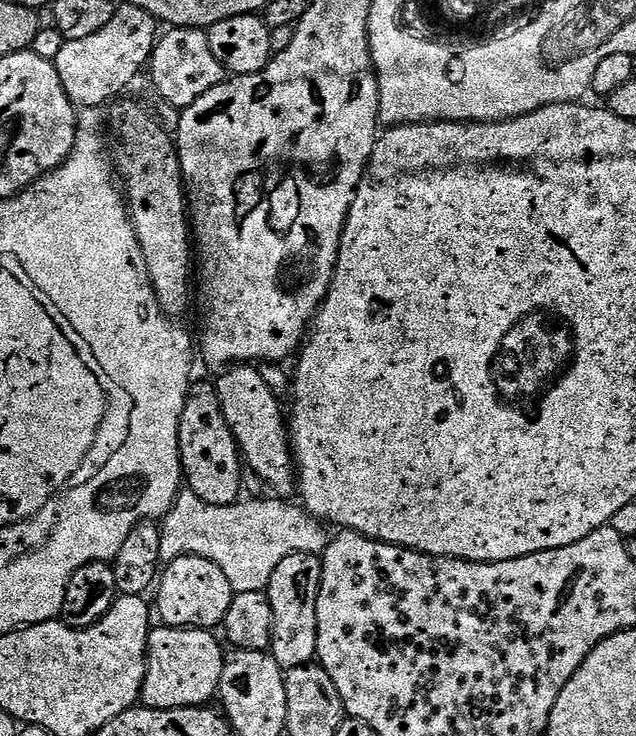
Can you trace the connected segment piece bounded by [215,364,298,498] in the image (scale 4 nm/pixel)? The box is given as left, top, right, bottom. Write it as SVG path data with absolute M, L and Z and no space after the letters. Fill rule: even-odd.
M238 364L221 371L219 376L215 386L220 409L241 450L243 463L249 469L252 467L276 491L273 493L277 497L291 497L291 492L293 495L298 488L298 465L294 459L286 408L280 405L283 404L281 397L270 390L259 367Z

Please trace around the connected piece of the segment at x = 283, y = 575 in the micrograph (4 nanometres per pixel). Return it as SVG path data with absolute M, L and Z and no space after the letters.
M290 554L270 574L266 595L272 613L272 646L270 654L282 669L297 668L316 660L318 646L318 594L322 586L322 559L314 554Z

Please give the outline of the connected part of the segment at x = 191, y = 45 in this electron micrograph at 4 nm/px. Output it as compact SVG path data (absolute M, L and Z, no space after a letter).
M173 28L156 41L156 48L148 62L147 71L152 72L152 84L156 92L168 104L173 104L176 110L194 106L206 90L214 90L214 86L223 84L226 73L222 62L214 58L214 50L210 50L210 38L202 28Z

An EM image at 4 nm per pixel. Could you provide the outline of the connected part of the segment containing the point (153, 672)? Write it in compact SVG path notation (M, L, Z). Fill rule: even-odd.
M153 627L148 636L148 673L142 704L146 708L202 708L217 699L226 652L206 628Z

